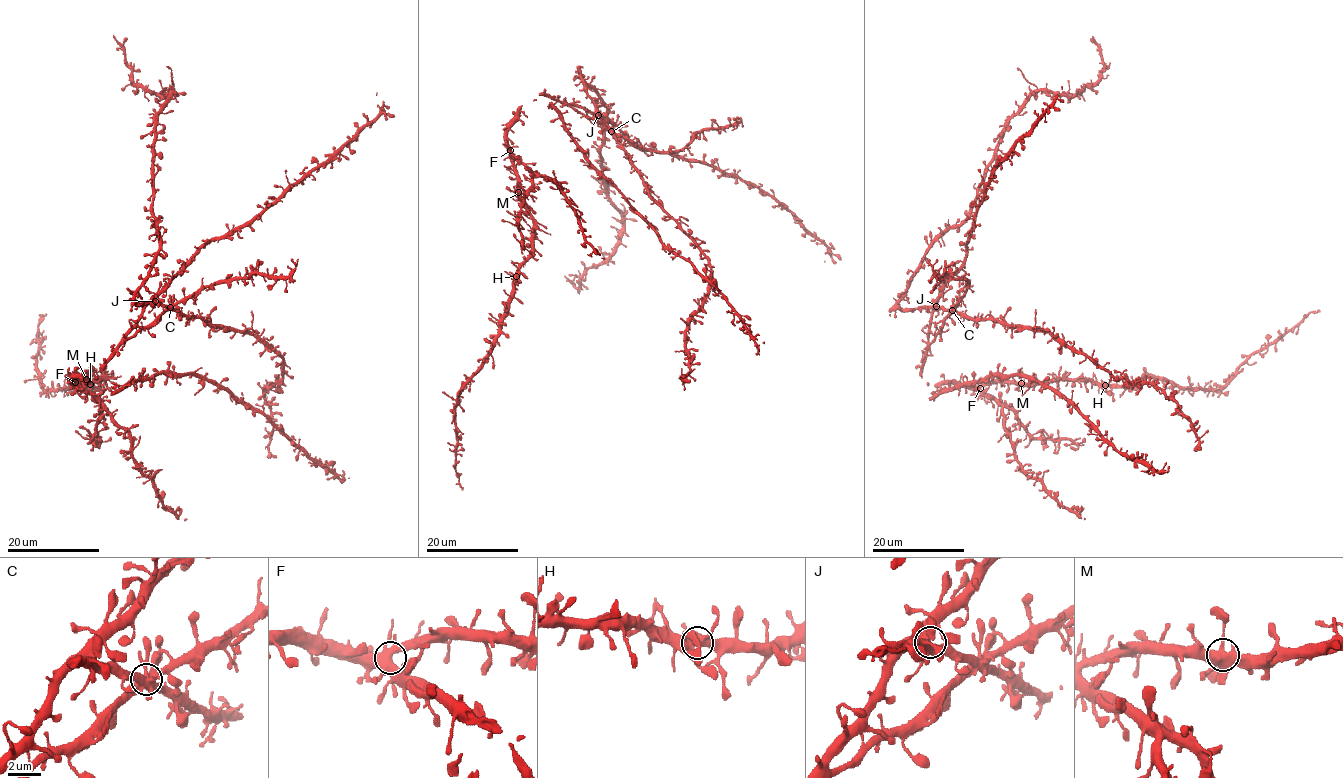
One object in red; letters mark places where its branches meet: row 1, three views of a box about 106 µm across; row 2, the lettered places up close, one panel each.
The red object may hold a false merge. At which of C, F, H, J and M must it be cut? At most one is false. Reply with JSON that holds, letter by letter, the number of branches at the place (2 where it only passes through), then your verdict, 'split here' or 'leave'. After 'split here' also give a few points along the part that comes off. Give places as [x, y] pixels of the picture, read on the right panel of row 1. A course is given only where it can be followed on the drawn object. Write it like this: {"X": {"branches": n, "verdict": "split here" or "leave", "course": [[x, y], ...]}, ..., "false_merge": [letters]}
{"C": {"branches": 8, "verdict": "leave"}, "F": {"branches": 7, "verdict": "leave"}, "H": {"branches": 6, "verdict": "leave"}, "J": {"branches": 5, "verdict": "leave"}, "M": {"branches": 6, "verdict": "leave"}, "false_merge": []}

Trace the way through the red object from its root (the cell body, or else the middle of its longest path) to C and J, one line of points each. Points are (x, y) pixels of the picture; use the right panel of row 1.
C: (926, 349), (952, 310)
J: (926, 349), (931, 312), (936, 306)

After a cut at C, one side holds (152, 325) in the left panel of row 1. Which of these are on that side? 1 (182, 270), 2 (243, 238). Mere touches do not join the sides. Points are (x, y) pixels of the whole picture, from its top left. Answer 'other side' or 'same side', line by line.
1: other side
2: other side

